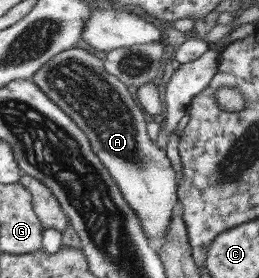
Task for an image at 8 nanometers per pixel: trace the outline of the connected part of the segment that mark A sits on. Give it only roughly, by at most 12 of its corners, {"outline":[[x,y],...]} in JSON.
{"outline":[[85,49],[33,78],[88,135],[155,248],[179,201],[129,85]]}

